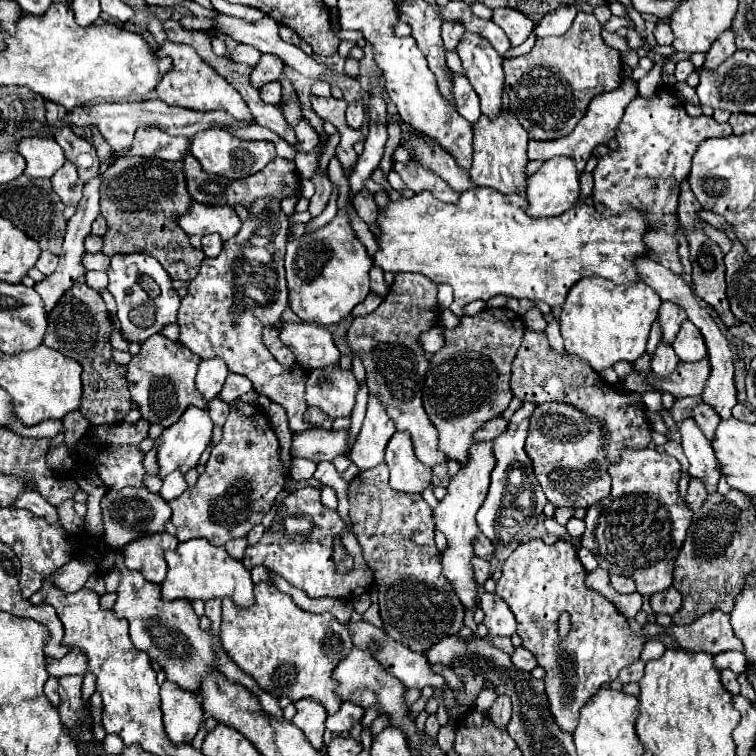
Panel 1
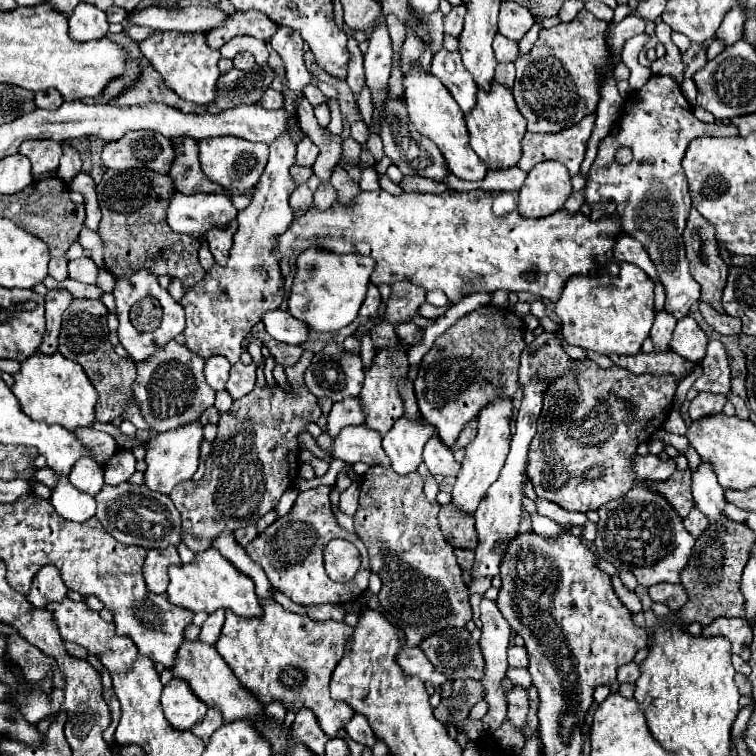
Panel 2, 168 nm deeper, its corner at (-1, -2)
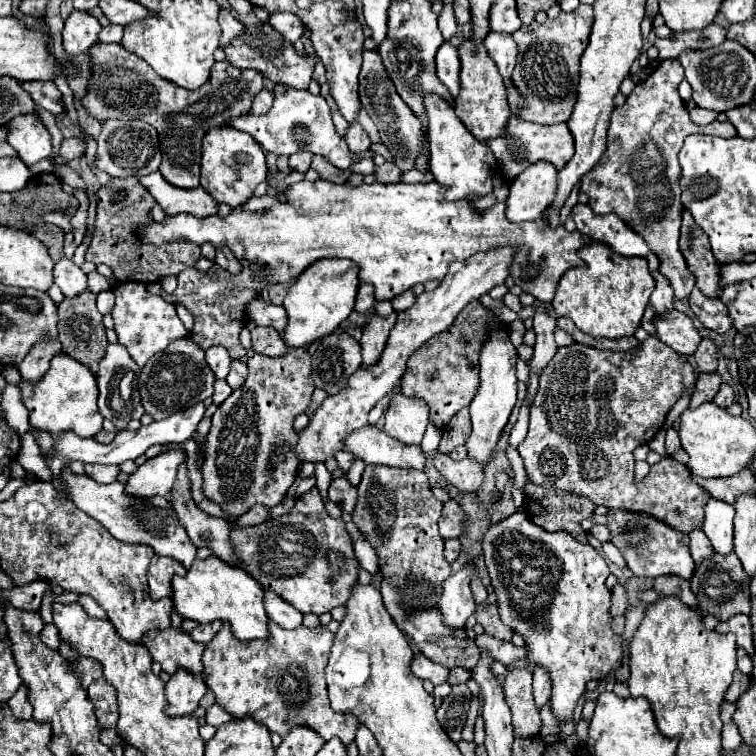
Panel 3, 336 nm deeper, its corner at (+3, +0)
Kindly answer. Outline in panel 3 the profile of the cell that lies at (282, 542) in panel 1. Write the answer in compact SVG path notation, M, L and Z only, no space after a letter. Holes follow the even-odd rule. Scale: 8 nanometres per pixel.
M316 487L298 497L294 509L278 519L268 519L266 523L254 527L236 527L232 523L230 543L234 555L242 561L244 571L250 573L264 589L276 593L300 613L322 615L338 605L344 605L350 597L352 583L358 579L358 561L346 531L346 523L328 515ZM330 551L344 555L344 573L334 573L328 561Z

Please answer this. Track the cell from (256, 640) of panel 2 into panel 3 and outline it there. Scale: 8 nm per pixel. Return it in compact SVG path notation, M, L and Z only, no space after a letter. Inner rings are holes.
M270 621L270 637L268 639L256 639L256 641L240 641L234 637L230 631L228 623L222 625L218 631L218 637L214 637L206 649L204 649L204 683L206 687L214 693L214 699L220 707L224 707L232 717L244 719L252 717L260 723L264 723L272 733L278 733L280 737L286 737L290 729L294 727L308 727L316 731L324 741L330 741L332 737L338 737L344 747L348 747L356 731L360 727L358 719L354 715L338 715L332 711L330 701L328 701L328 691L326 691L326 679L324 679L324 669L328 665L328 655L332 649L332 633L326 627L298 627L298 631L282 631L274 621Z

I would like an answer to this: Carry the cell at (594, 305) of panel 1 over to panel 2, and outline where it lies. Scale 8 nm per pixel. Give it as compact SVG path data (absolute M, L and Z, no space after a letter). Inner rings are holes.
M622 263L618 277L606 277L604 273L598 277L572 277L562 291L560 301L556 303L556 315L562 323L562 335L568 345L578 345L586 351L596 351L602 355L636 355L644 339L650 335L654 323L654 283L636 265Z

